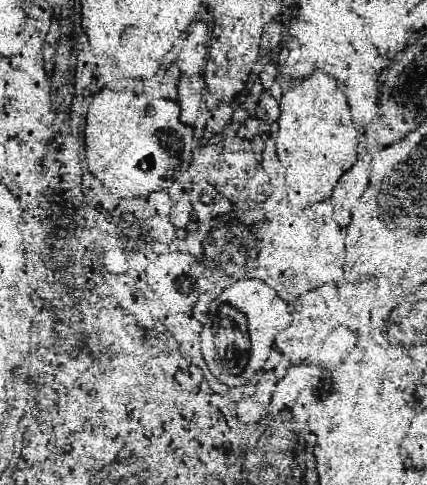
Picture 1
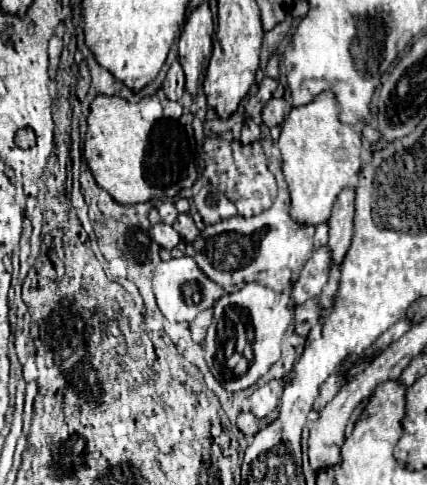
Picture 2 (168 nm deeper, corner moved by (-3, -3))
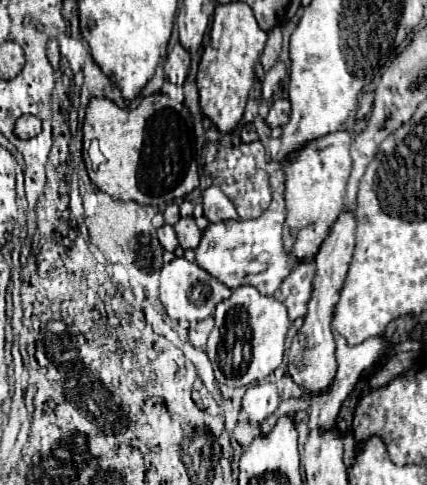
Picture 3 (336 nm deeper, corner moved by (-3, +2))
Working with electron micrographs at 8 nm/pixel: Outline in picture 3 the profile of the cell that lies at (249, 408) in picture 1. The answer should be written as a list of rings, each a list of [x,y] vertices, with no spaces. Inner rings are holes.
[[[239,421],[233,435],[241,445],[249,445],[253,441],[253,437],[259,435],[259,425],[251,425],[249,421]]]

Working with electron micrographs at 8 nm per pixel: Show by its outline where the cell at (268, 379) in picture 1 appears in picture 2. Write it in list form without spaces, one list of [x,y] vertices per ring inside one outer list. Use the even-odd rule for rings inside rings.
[[[271,380],[265,386],[259,386],[251,396],[251,412],[257,418],[267,416],[269,412],[273,412],[279,406],[281,392],[283,392],[283,388],[277,380]]]

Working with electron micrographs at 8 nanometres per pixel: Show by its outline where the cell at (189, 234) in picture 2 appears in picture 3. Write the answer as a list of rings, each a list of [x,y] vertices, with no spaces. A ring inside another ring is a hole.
[[[181,217],[175,225],[175,233],[183,249],[195,249],[201,241],[201,229],[195,225],[193,217]]]

